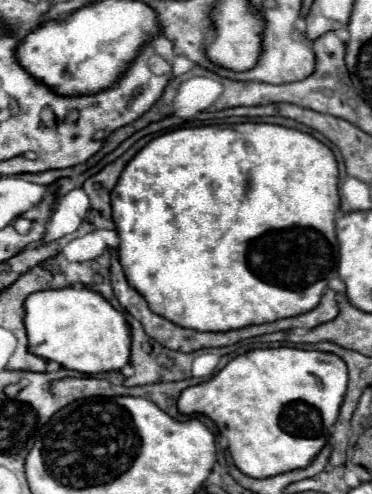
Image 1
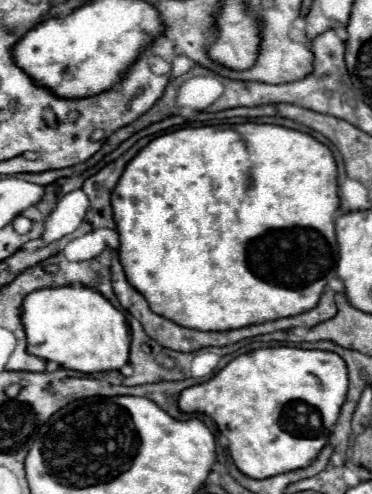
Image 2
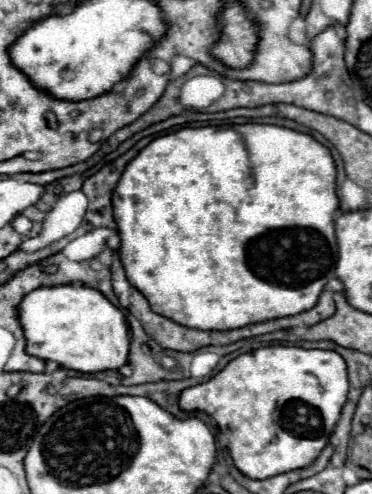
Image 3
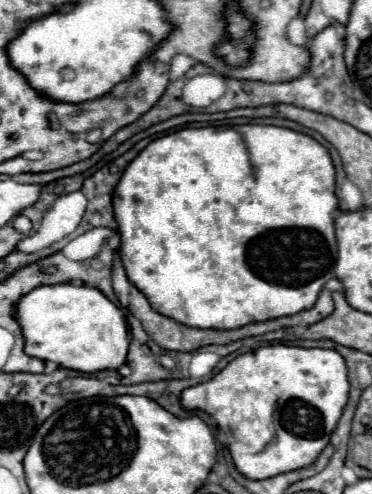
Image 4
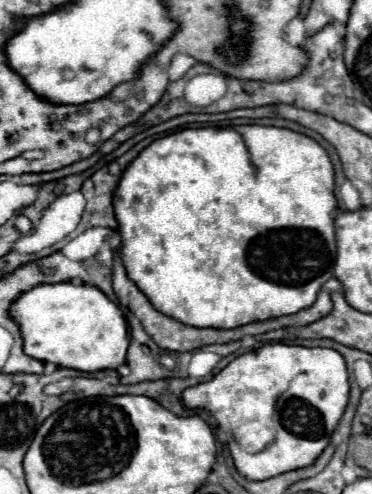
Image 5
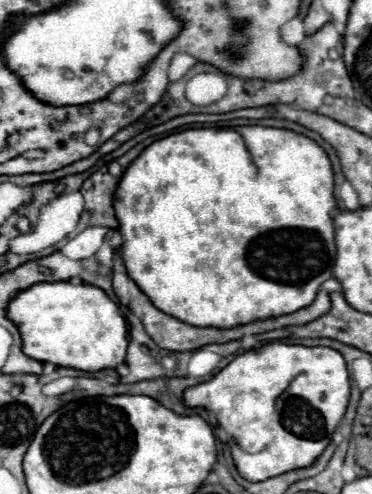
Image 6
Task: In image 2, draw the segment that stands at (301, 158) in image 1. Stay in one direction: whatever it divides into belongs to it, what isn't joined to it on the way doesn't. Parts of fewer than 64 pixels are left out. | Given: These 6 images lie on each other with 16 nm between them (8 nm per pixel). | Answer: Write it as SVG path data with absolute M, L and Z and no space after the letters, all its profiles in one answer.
M218 124L218 126L198 126L180 128L154 138L146 144L124 168L114 192L112 210L116 230L120 234L120 262L132 288L136 288L150 304L152 312L184 324L184 328L196 328L202 332L226 332L232 328L244 328L248 324L264 324L300 312L312 310L326 290L328 280L336 272L338 264L338 242L334 234L334 216L340 208L338 198L338 168L328 146L318 142L314 136L274 126L274 124Z

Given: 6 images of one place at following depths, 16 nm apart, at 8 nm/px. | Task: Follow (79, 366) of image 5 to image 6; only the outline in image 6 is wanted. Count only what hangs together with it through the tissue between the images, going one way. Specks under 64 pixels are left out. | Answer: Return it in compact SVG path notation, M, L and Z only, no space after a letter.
M70 282L34 284L30 290L18 292L8 306L8 318L20 330L24 354L34 360L52 362L56 366L76 368L82 372L116 368L126 360L126 320L106 292L96 286Z

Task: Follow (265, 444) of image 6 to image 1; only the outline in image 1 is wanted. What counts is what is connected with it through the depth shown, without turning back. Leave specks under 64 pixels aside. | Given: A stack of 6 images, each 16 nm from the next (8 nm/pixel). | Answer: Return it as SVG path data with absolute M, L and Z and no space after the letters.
M260 348L230 360L210 380L190 386L180 394L180 414L204 414L216 422L222 436L228 438L230 454L246 476L264 478L296 468L306 468L320 448L328 442L330 428L338 418L338 408L346 394L348 372L342 358L328 352L300 350L300 348Z

